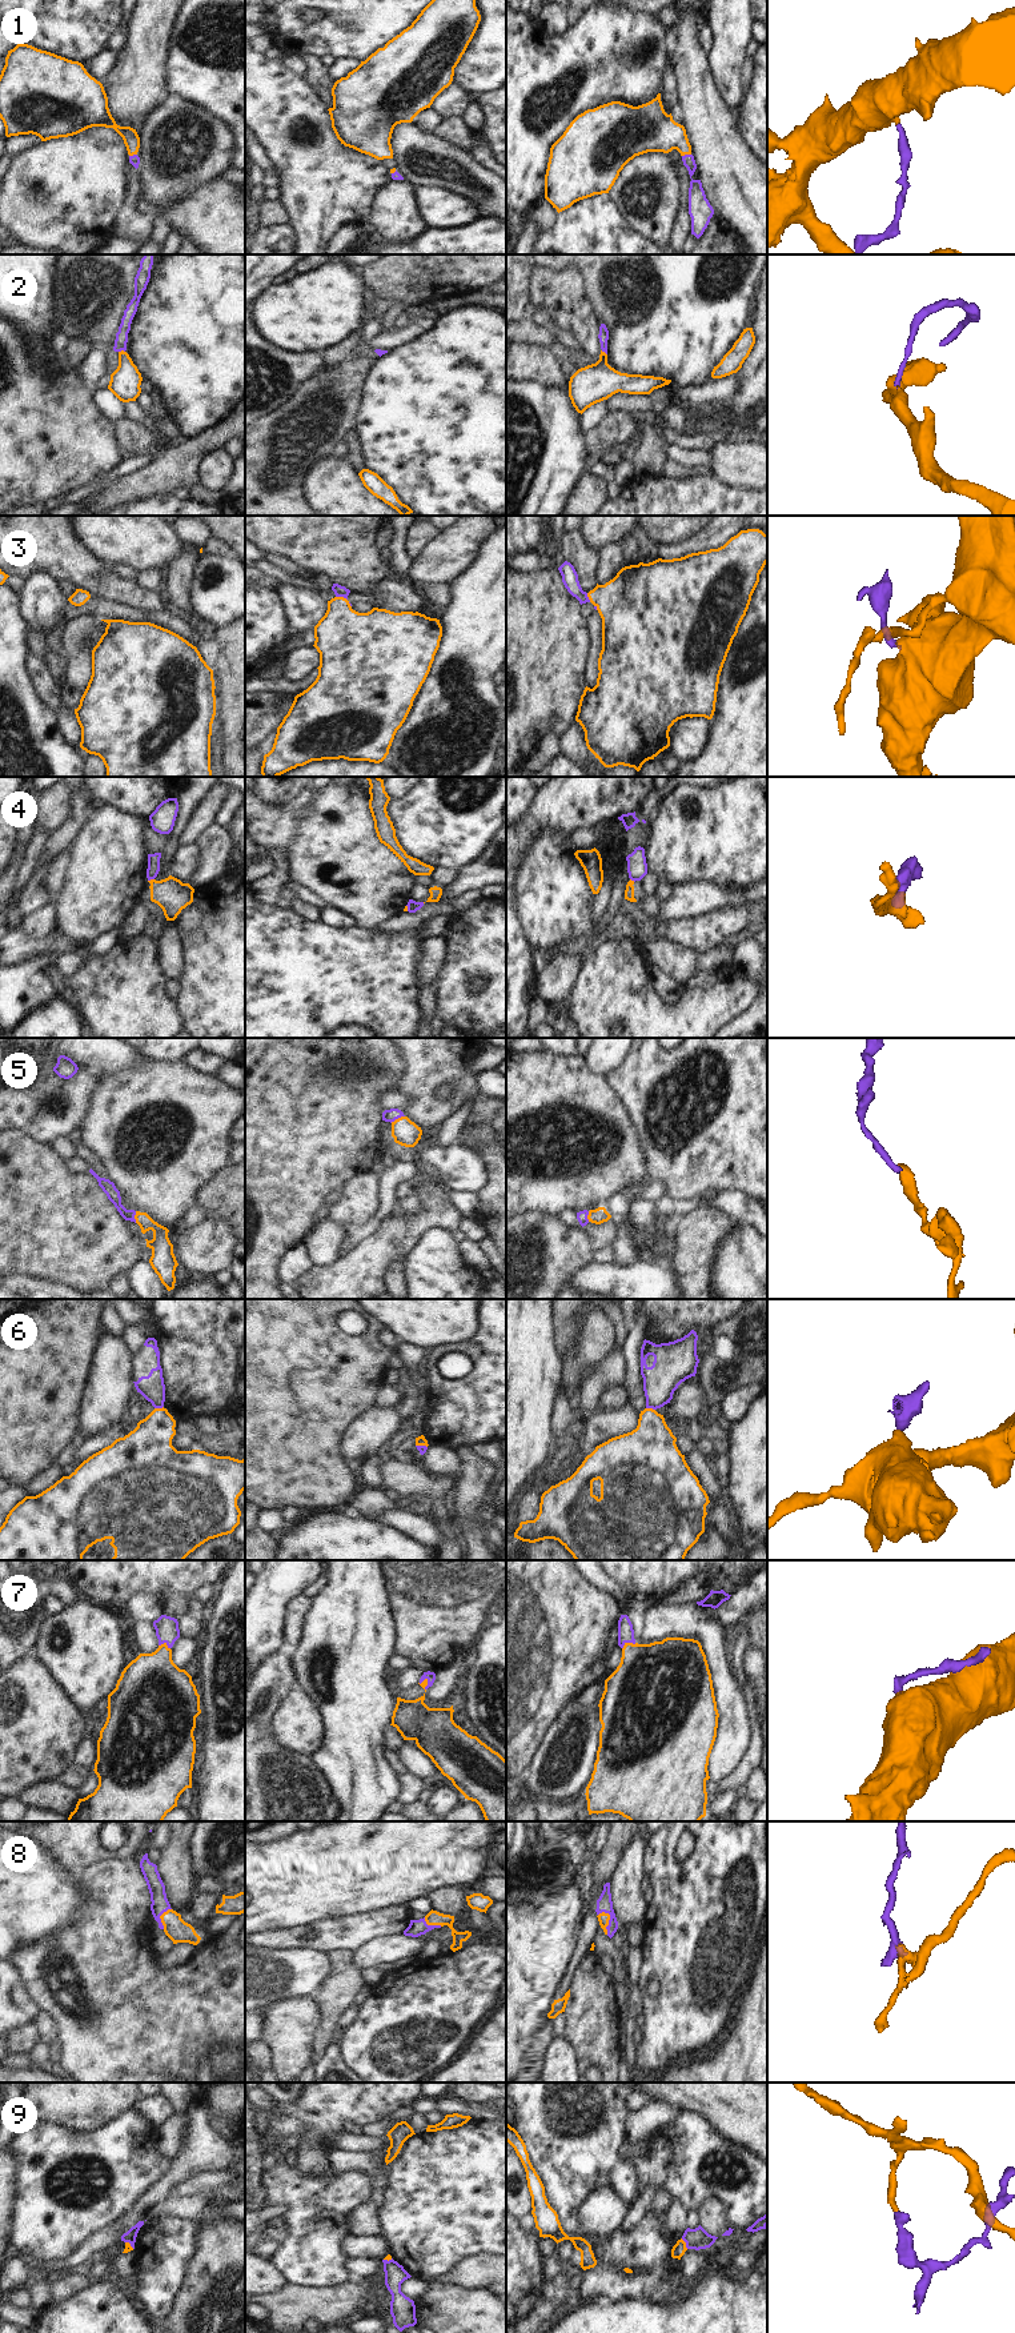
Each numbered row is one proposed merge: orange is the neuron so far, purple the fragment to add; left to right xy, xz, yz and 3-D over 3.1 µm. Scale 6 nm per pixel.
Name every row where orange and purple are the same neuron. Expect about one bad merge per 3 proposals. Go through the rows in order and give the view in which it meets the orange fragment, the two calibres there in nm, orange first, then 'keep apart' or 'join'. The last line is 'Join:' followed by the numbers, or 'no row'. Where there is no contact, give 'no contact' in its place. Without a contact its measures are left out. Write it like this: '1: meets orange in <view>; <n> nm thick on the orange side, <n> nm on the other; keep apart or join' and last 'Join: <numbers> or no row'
1: meets orange in yz; 260 nm thick on the orange side, 100 nm on the other; join
2: meets orange in xy; 180 nm thick on the orange side, 80 nm on the other; join
3: meets orange in xz; 360 nm thick on the orange side, 70 nm on the other; join
4: meets orange in xy; 200 nm thick on the orange side, 80 nm on the other; keep apart
5: meets orange in xz; 160 nm thick on the orange side, 80 nm on the other; join
6: meets orange in xy; 300 nm thick on the orange side, 150 nm on the other; keep apart
7: meets orange in yz; 420 nm thick on the orange side, 100 nm on the other; join
8: meets orange in yz; 70 nm thick on the orange side, 100 nm on the other; join
9: meets orange in yz; 80 nm thick on the orange side, 130 nm on the other; keep apart
Join: 1, 2, 3, 5, 7, 8

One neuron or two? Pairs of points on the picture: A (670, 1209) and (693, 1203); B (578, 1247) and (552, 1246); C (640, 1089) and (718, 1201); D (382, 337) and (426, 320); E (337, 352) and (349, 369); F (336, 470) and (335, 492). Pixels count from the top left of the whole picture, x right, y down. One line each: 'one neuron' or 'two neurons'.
A: one neuron
B: one neuron
C: two neurons
D: one neuron
E: two neurons
F: one neuron

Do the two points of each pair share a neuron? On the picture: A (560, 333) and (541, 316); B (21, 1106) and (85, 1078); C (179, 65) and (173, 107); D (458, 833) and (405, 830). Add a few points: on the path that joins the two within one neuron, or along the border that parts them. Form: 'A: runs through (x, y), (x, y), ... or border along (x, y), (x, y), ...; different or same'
A: runs through (556, 329), (545, 320); same
B: runs through (37, 1102), (51, 1091), (69, 1091); same
C: border along (167, 93), (181, 96), (203, 109); different
D: runs through (445, 830), (418, 830); same

